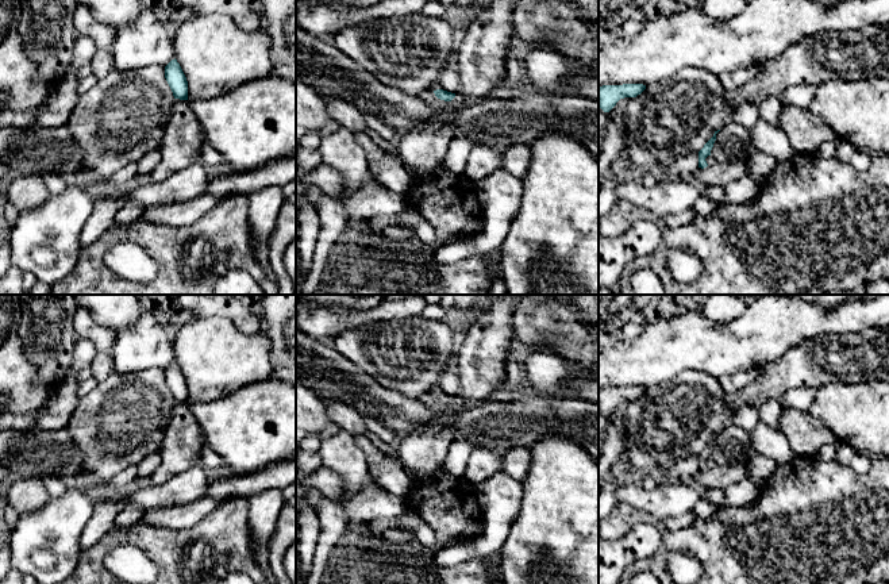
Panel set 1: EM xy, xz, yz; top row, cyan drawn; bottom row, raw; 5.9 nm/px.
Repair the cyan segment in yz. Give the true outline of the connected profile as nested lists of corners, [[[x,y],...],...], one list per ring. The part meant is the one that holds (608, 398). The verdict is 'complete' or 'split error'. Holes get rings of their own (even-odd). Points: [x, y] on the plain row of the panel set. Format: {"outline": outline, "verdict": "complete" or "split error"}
{"outline": [[[643,387],[603,388],[599,389],[599,408],[609,415],[620,402],[636,400],[646,392]]], "verdict": "complete"}

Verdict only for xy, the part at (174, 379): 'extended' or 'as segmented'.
as segmented

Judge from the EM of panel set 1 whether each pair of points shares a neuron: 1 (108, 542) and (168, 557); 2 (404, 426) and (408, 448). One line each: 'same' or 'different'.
1: same
2: different

